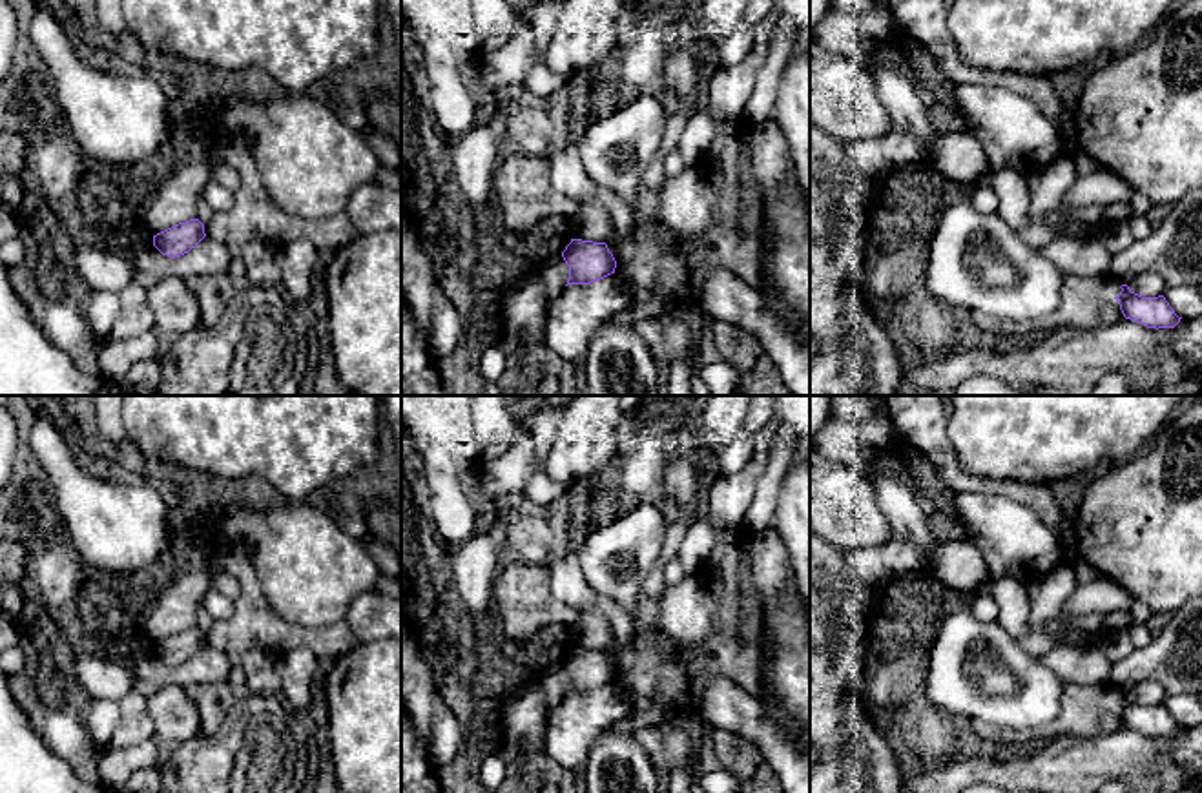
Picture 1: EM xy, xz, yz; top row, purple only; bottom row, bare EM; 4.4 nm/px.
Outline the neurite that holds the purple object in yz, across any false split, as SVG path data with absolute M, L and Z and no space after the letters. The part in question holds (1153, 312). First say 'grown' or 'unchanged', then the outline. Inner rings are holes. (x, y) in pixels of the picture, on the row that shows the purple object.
unchanged; M1127 284L1120 286L1122 292L1114 297L1125 319L1136 321L1147 328L1175 328L1182 317L1175 314L1164 295L1142 297L1129 290Z

